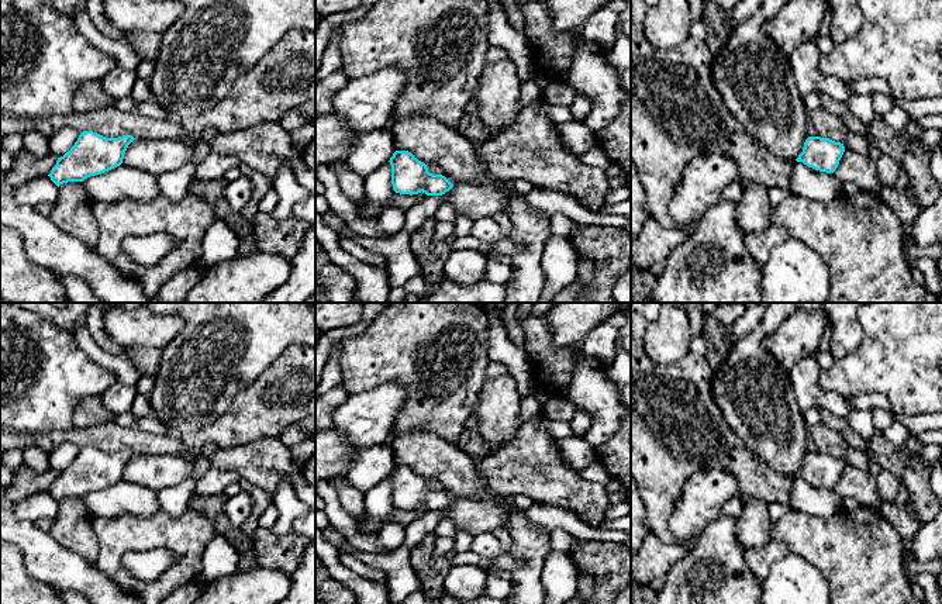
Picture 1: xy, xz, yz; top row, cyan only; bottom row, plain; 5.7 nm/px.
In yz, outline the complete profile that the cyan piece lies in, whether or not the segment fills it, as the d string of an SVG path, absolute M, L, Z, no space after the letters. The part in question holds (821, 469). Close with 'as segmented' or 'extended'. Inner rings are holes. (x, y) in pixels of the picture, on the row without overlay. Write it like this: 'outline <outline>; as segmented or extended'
outline M808 452L804 458L803 467L796 476L815 486L834 489L843 467L845 462L841 458L829 453Z; as segmented

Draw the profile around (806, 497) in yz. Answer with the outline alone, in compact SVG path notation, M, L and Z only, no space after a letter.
M793 477L790 508L808 515L828 518L843 510L843 498L835 489L819 487L803 477Z

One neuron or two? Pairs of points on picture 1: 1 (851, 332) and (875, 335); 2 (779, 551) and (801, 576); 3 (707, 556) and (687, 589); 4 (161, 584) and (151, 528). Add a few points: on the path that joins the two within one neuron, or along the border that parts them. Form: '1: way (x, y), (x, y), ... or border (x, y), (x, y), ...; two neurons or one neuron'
1: border (858, 317), (862, 328), (862, 341), (841, 358); two neurons
2: border (790, 552), (777, 559), (769, 573), (761, 580); two neurons
3: way (707, 565), (707, 569), (696, 580); one neuron
4: way (179, 569), (187, 561), (187, 552), (169, 534); one neuron

